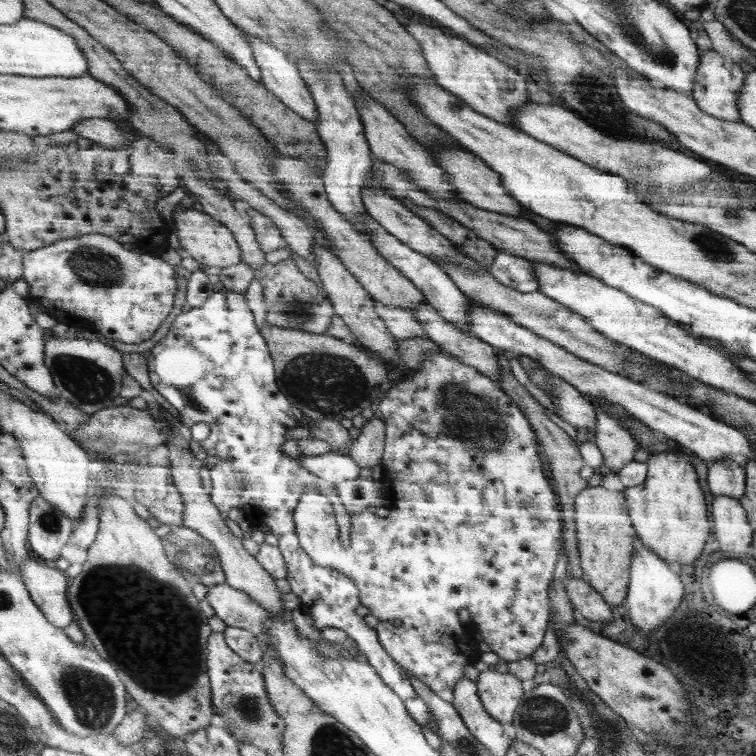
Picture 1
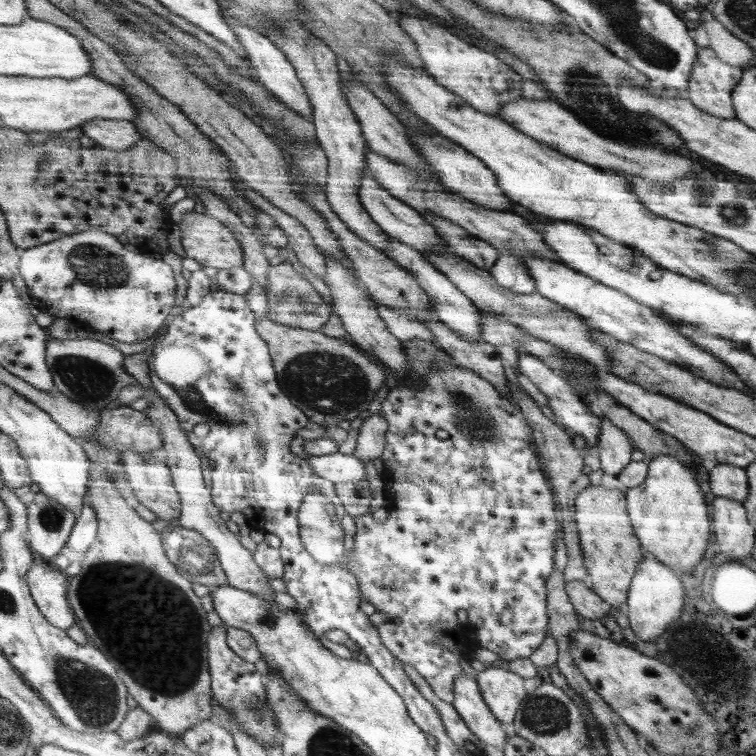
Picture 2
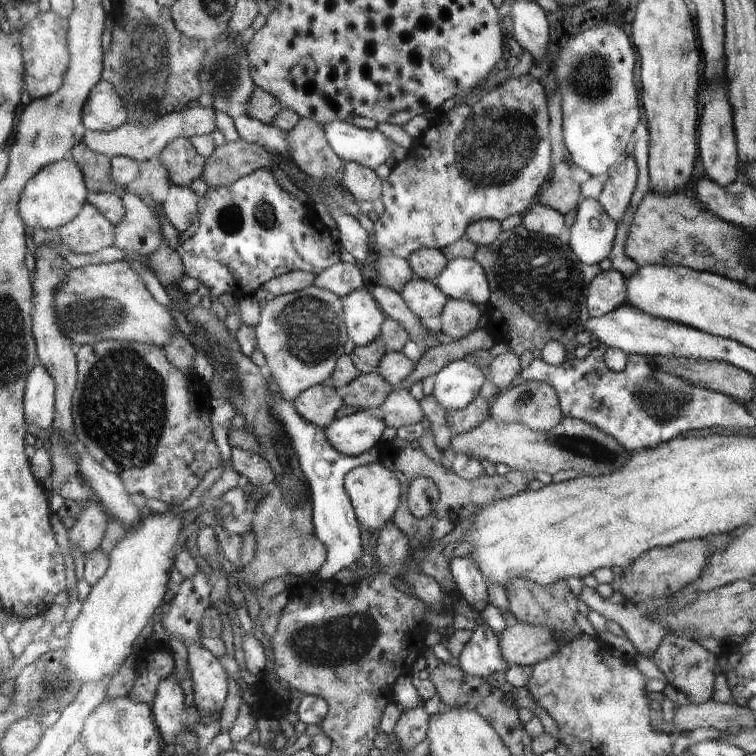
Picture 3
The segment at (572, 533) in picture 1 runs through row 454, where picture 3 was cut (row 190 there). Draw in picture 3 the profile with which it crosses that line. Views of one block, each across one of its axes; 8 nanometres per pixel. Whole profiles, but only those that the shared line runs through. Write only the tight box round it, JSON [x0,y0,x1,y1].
[538,158,584,215]

